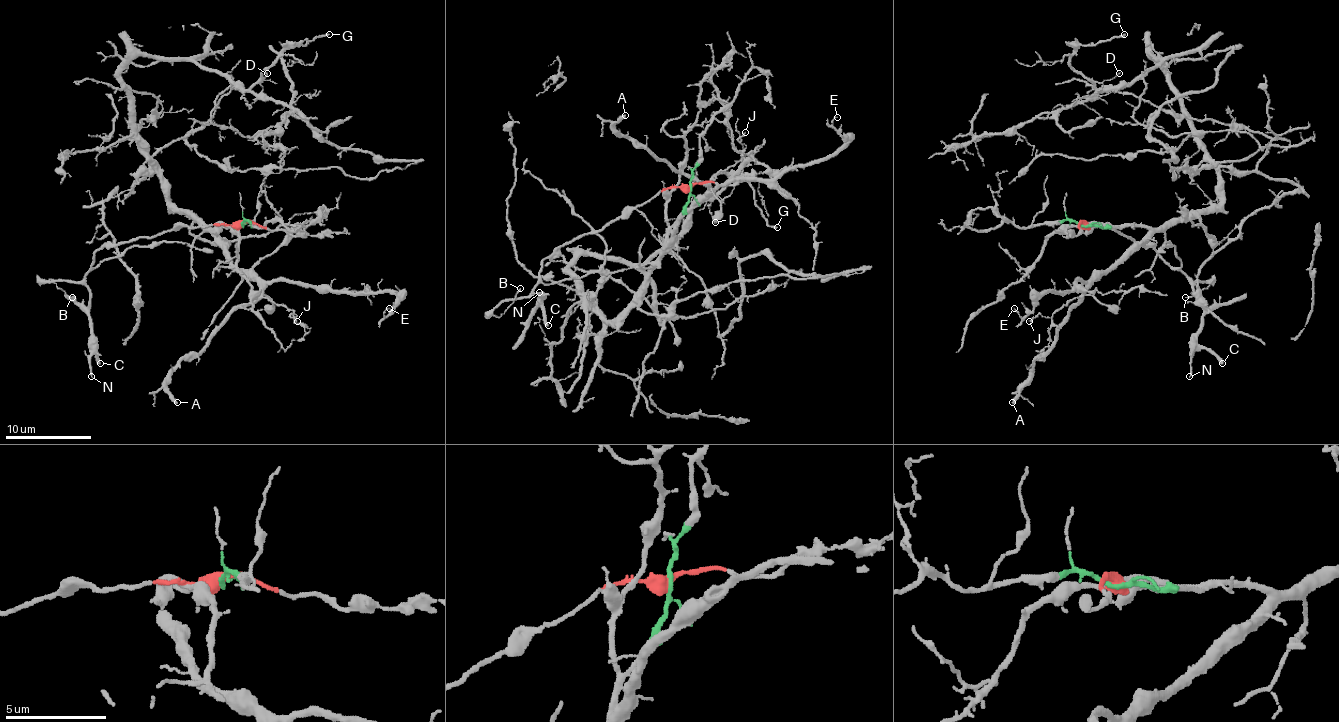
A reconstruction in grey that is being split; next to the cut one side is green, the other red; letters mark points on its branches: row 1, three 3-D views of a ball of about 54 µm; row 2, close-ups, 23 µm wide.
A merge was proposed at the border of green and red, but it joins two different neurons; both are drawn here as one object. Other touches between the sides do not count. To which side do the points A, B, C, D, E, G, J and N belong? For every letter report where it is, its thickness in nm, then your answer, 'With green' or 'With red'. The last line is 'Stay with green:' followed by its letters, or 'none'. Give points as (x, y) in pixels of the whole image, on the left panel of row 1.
A: Place: (177, 402). Thickness 320 nm. With green
B: Place: (72, 297). Thickness 130 nm. With red
C: Place: (100, 363). Thickness 320 nm. With red
D: Place: (267, 73). Thickness 100 nm. With green
E: Place: (389, 308). Thickness 120 nm. With green
G: Place: (329, 34). Thickness 180 nm. With green
J: Place: (297, 321). Thickness 150 nm. With green
N: Place: (91, 376). Thickness 180 nm. With red
Stay with green: A, D, E, G, J

